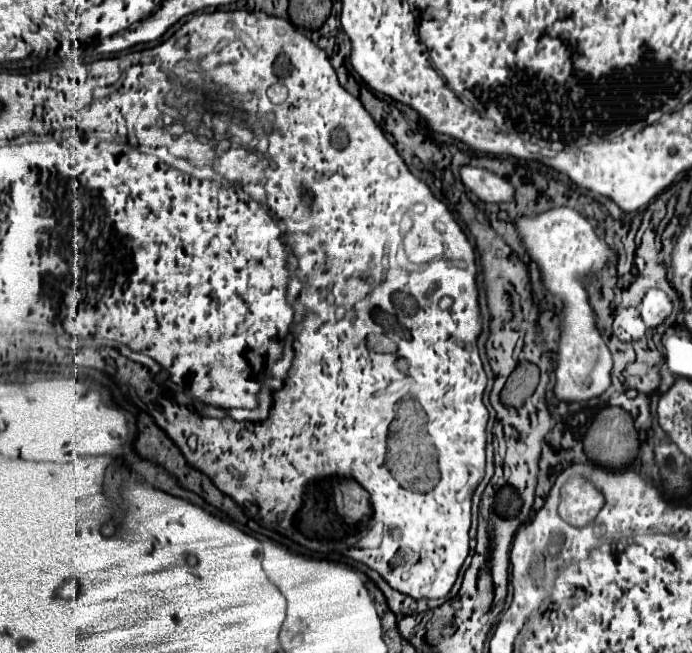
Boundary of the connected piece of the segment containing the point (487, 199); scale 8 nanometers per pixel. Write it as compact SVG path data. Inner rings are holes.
M462 167L460 169L460 177L462 177L462 183L478 195L478 199L482 199L484 203L508 203L508 201L514 201L514 187L486 171L486 169L478 169L478 167Z

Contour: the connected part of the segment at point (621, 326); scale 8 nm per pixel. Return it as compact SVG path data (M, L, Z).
M636 307L620 309L616 313L612 329L614 329L614 335L618 339L622 339L622 341L638 341L646 333L646 325L644 325L642 317L638 317L638 309Z

